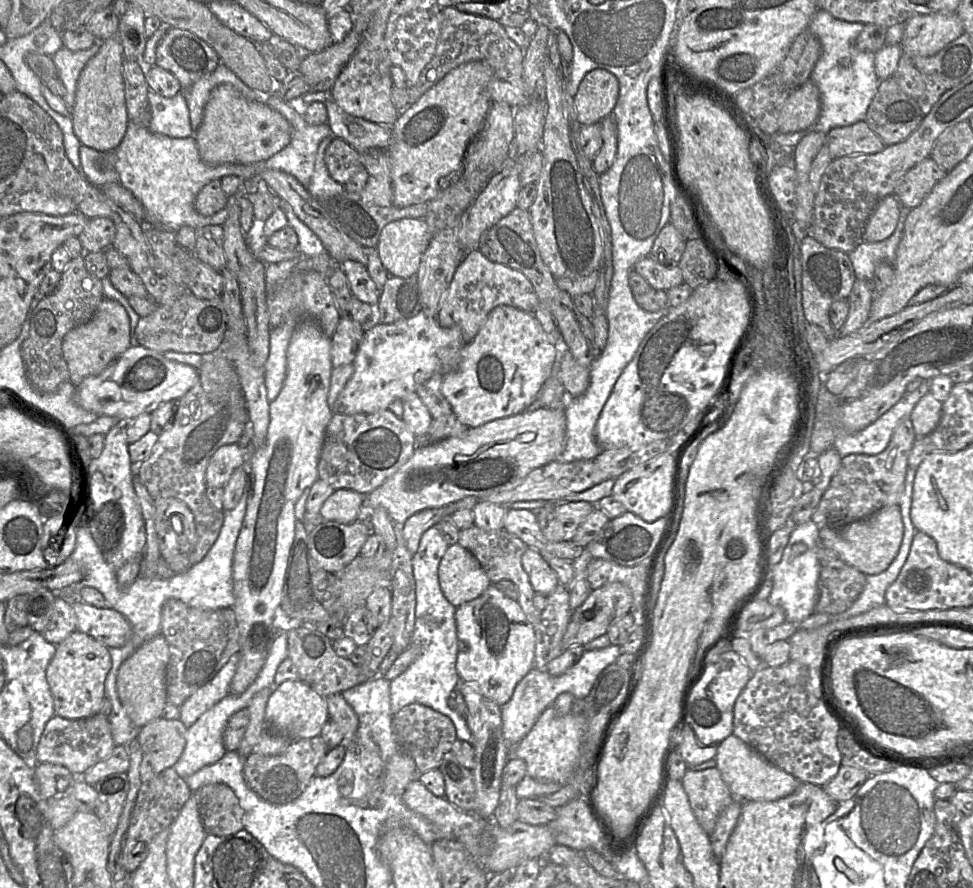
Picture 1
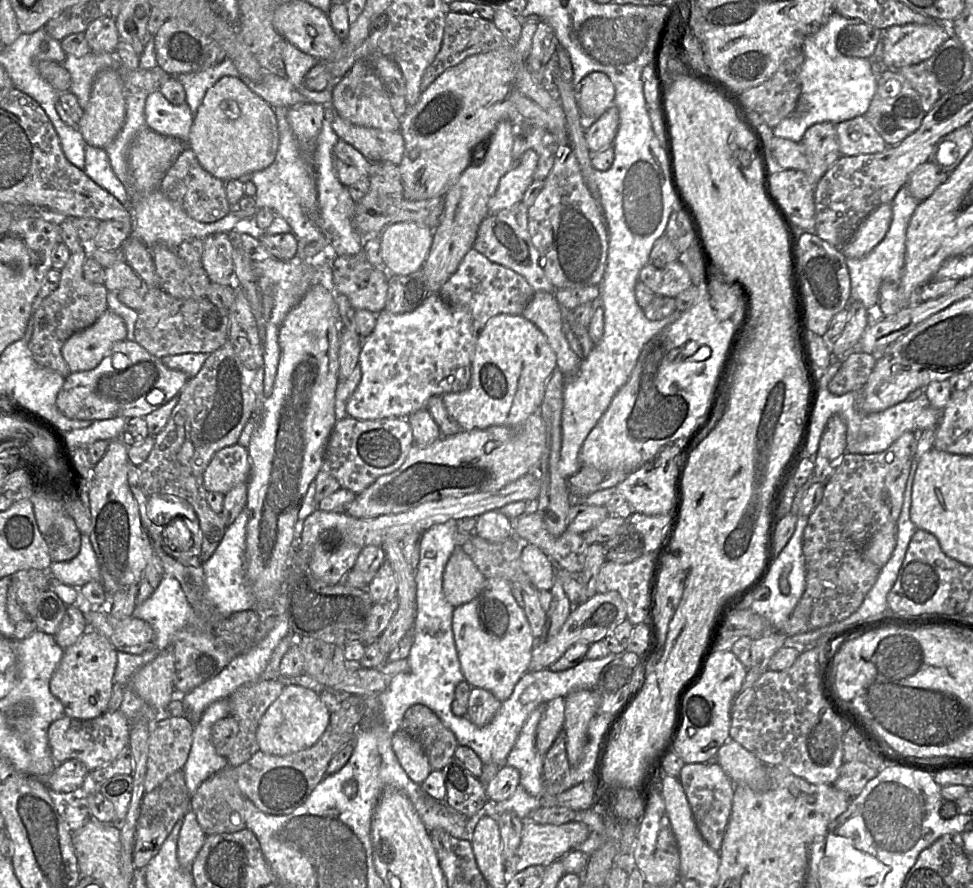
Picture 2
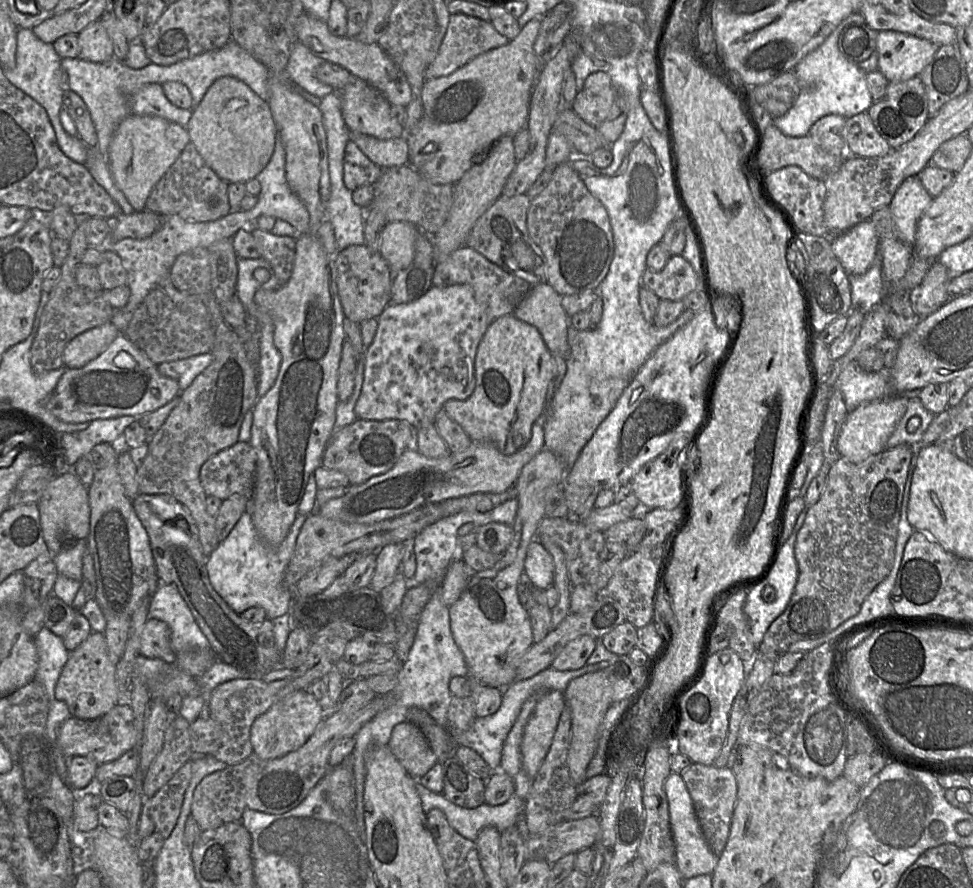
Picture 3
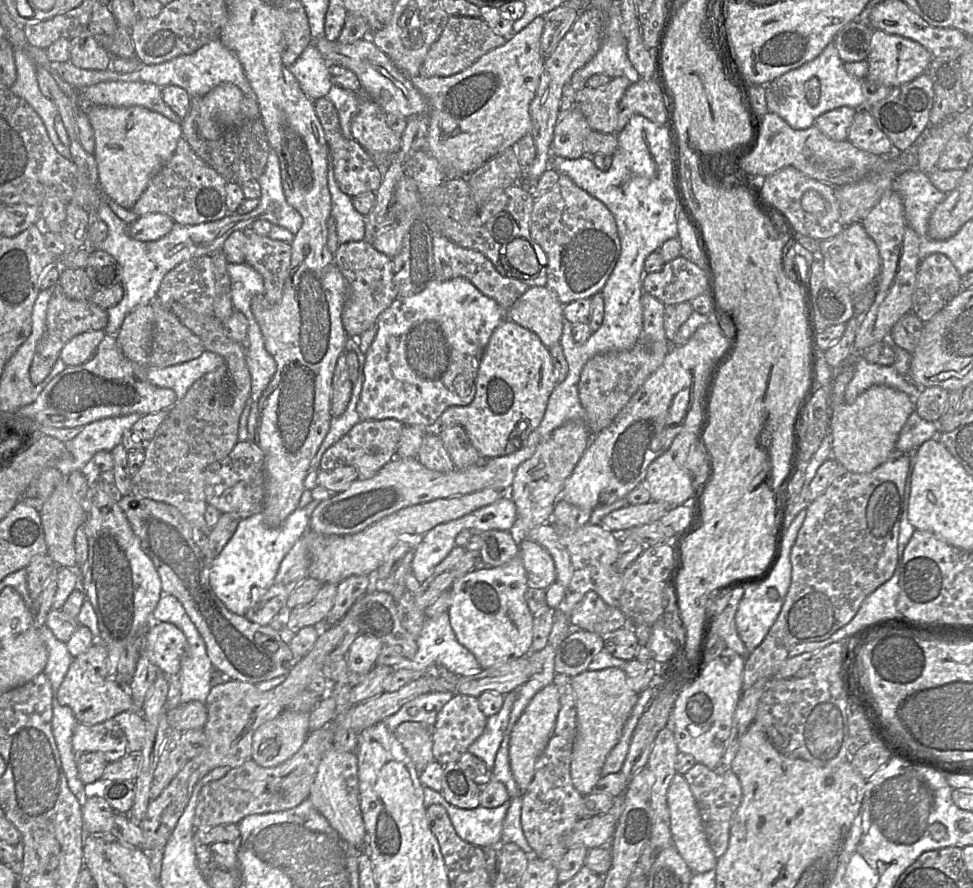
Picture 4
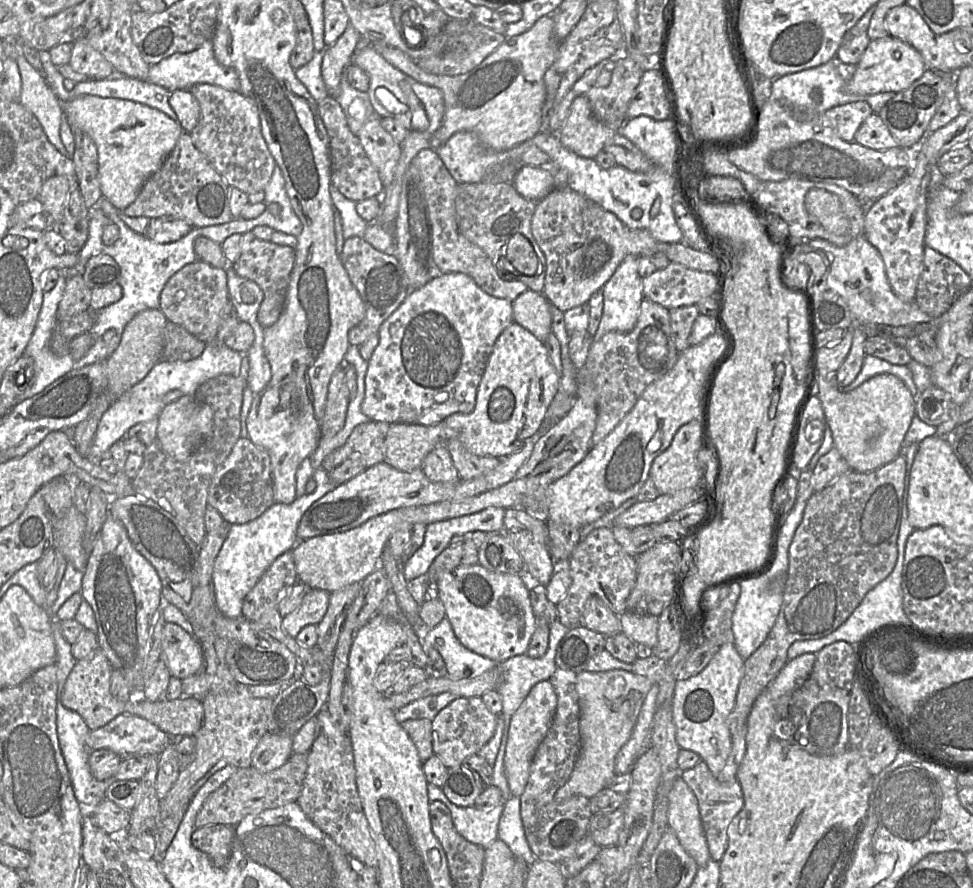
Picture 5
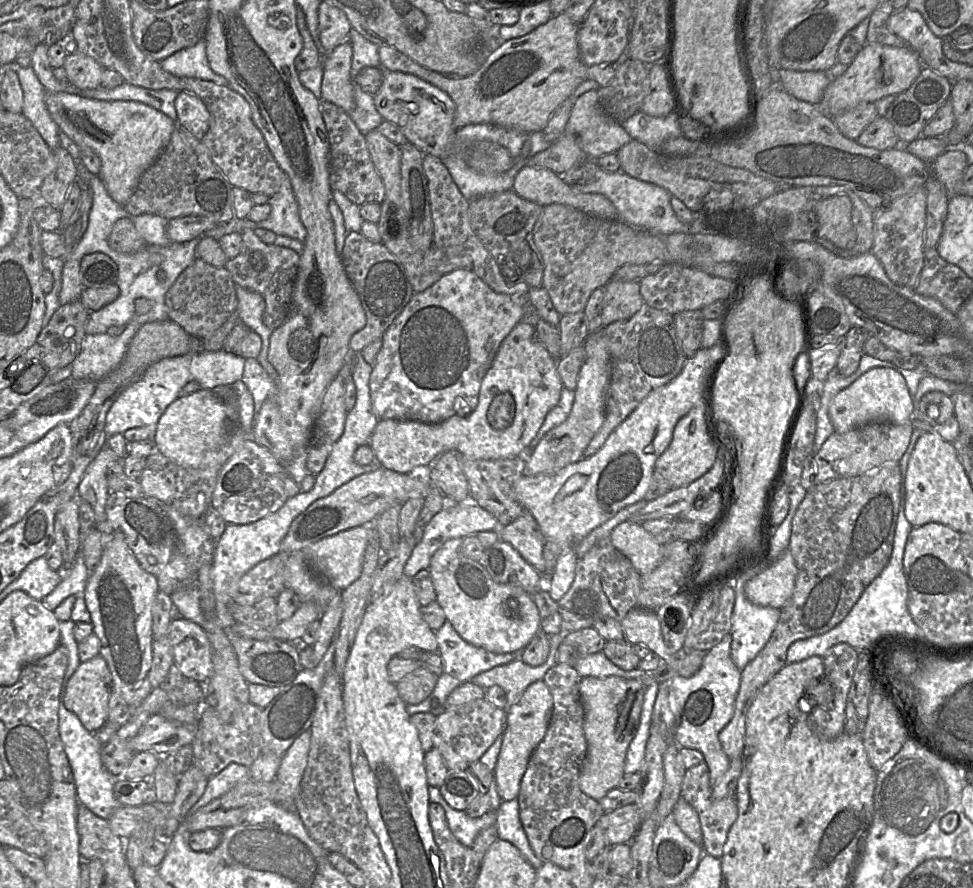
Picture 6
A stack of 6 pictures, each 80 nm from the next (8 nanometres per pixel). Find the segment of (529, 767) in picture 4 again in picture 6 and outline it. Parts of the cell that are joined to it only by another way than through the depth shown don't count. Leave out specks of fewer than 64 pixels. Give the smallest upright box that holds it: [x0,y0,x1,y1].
[493,680,553,801]

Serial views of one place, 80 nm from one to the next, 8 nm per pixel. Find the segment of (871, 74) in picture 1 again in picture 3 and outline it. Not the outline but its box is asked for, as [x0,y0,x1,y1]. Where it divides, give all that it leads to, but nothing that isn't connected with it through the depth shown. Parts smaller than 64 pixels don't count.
[773,11,874,137]

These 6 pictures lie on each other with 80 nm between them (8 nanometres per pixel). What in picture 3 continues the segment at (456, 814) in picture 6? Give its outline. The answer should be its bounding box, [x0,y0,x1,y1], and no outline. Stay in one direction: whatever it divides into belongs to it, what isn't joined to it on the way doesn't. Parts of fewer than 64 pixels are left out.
[415,779,525,841]

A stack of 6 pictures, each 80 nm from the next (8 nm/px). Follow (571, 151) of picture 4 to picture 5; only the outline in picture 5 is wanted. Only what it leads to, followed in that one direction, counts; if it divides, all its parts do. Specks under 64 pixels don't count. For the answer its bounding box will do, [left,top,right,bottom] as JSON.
[557,95,617,159]

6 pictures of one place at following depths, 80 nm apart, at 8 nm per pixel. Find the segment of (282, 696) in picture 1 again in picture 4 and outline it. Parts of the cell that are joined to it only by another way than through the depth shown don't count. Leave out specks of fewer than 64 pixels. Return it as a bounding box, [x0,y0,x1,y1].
[252,709,310,767]

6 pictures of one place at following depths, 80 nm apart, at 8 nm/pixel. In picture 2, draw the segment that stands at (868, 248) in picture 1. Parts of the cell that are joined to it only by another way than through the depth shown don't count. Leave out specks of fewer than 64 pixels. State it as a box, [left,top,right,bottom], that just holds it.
[846,186,921,318]

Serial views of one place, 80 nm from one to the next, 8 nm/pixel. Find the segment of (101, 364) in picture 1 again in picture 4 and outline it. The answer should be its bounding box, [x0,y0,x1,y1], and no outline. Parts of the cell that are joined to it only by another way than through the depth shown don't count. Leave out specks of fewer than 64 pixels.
[60,329,106,366]

